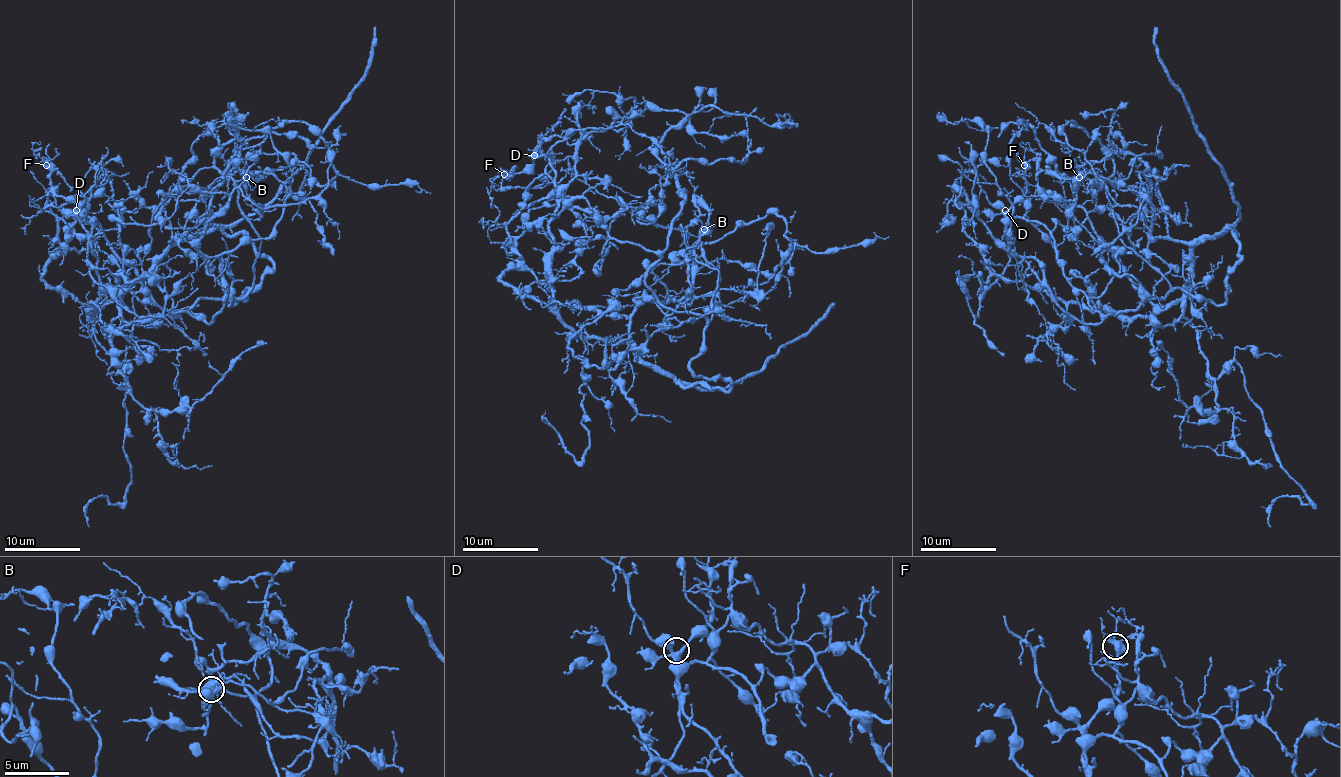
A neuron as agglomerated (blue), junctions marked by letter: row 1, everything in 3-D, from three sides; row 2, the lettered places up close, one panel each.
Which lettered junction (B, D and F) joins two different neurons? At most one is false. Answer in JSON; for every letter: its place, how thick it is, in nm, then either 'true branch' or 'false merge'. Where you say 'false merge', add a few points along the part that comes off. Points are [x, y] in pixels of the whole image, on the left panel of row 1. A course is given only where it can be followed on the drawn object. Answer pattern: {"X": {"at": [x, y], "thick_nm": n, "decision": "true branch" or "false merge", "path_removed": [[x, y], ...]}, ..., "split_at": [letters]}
{"B": {"at": [246, 177], "thick_nm": 480, "decision": "false merge", "path_removed": [[247, 178], [241, 170], [243, 187], [260, 204], [258, 208], [245, 203], [247, 184]]}, "D": {"at": [76, 210], "thick_nm": 360, "decision": "true branch"}, "F": {"at": [46, 165], "thick_nm": 400, "decision": "true branch"}, "split_at": ["B"]}

